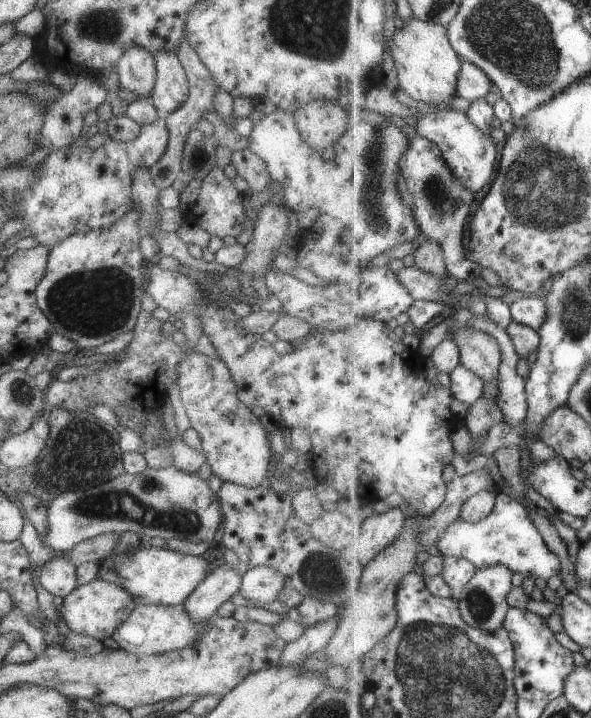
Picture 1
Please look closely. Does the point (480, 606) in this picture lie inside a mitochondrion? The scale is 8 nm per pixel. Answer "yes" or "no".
yes

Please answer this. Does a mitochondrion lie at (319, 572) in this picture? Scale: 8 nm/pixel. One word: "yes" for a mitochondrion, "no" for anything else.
yes

